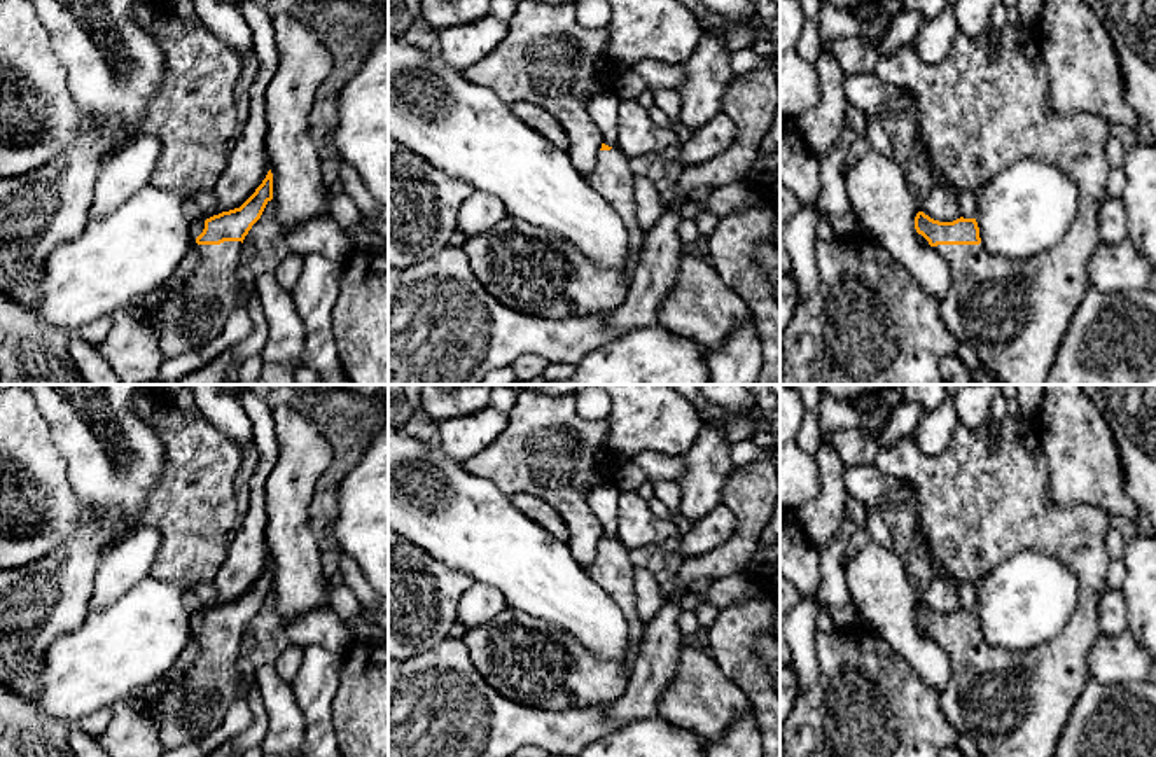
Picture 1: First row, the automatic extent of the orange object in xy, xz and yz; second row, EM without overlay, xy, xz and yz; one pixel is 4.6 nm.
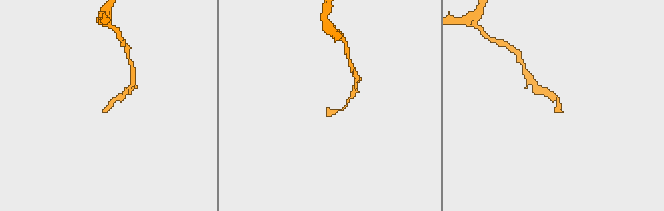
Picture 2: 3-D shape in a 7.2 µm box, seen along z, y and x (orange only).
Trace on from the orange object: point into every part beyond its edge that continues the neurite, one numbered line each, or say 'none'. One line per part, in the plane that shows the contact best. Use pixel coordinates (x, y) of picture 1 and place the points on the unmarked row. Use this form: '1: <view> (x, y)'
1: yz (978, 504)

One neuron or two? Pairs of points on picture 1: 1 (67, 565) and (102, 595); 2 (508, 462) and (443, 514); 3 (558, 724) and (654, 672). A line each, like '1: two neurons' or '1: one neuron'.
1: two neurons
2: two neurons
3: two neurons

